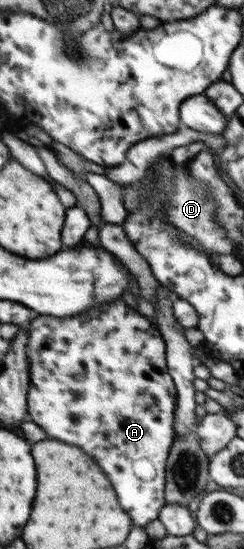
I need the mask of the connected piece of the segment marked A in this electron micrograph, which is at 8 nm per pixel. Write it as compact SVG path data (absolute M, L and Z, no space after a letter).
M124 300L110 301L110 305L100 305L94 309L86 309L86 313L80 313L78 317L57 318L46 315L35 315L30 321L28 328L28 342L26 342L26 353L29 369L29 390L27 393L27 415L28 419L37 423L50 437L78 445L84 453L87 453L108 475L118 501L122 509L130 515L134 526L146 527L148 523L159 519L159 513L165 503L165 471L166 462L174 444L175 435L175 409L177 409L177 391L175 383L170 377L167 369L167 355L165 352L165 342L161 337L158 327L150 323L146 317L129 307Z

